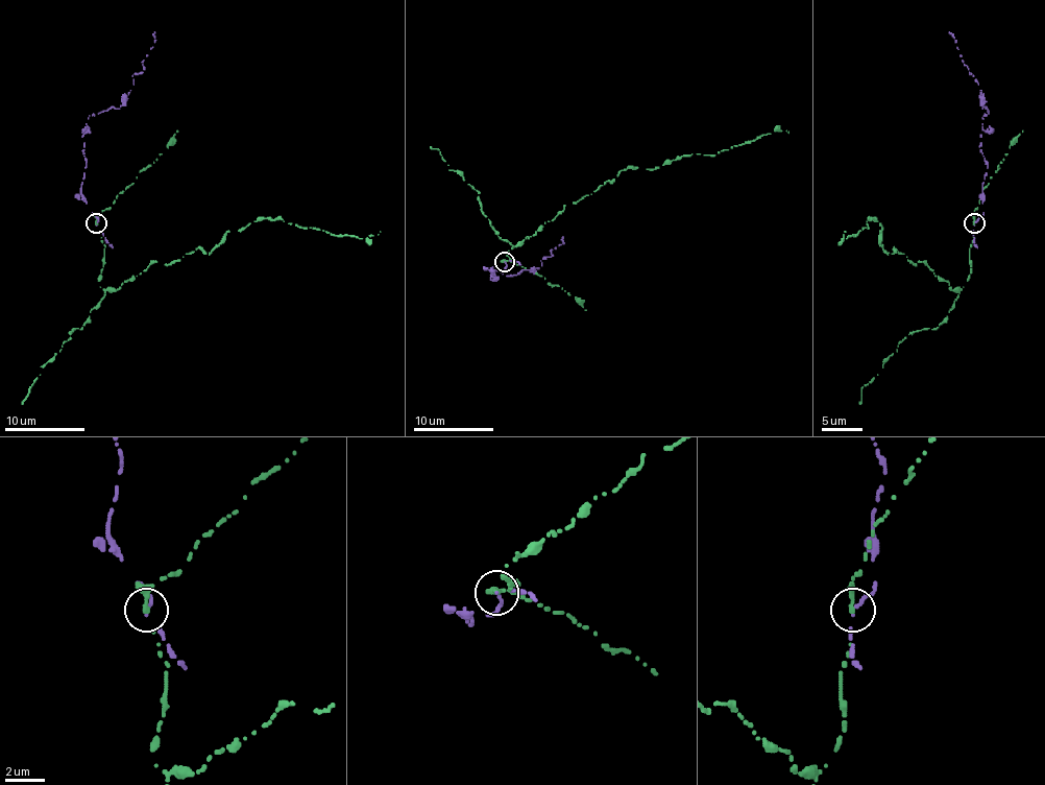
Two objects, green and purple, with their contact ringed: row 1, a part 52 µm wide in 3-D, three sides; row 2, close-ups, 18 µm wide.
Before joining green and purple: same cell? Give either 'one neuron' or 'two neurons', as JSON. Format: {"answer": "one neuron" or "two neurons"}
{"answer": "two neurons"}

